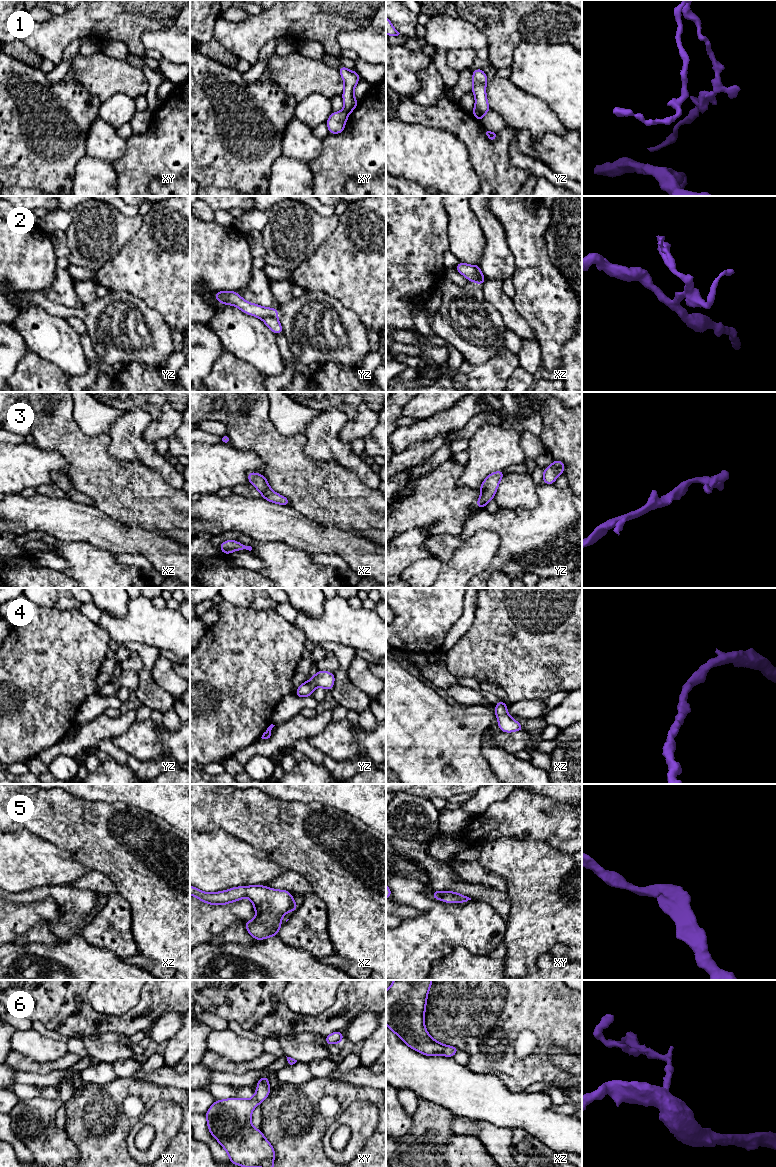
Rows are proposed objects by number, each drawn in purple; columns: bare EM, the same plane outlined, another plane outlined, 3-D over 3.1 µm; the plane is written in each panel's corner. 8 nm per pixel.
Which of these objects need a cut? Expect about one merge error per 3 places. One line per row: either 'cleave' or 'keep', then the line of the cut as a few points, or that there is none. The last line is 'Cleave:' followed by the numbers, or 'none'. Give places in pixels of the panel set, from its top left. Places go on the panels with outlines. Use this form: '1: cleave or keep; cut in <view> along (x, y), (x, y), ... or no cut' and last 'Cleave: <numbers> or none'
1: cleave; cut in yz along (475, 107), (483, 115)
2: cleave; cut in yz along (262, 318), (274, 317), (277, 320)
3: keep; no cut
4: keep; no cut
5: keep; no cut
6: keep; no cut
Cleave: 1, 2

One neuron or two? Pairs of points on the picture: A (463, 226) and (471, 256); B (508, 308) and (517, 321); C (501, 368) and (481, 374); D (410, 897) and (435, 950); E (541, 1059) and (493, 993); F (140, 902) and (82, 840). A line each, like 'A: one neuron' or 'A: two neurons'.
A: one neuron
B: one neuron
C: one neuron
D: one neuron
E: one neuron
F: one neuron

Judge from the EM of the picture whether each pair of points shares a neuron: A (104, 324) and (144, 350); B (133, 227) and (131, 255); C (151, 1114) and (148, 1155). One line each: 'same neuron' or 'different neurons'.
A: same neuron
B: different neurons
C: same neuron

